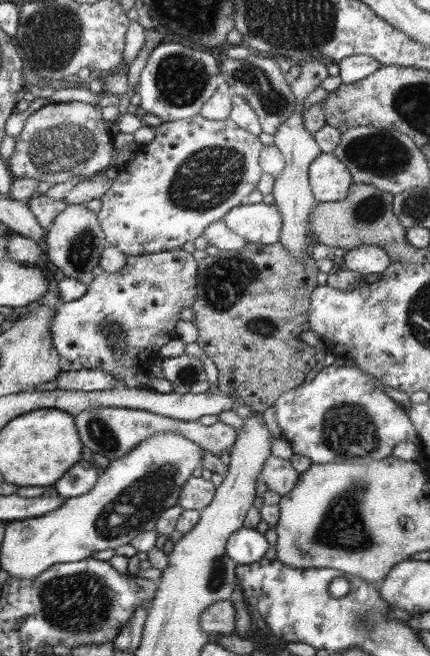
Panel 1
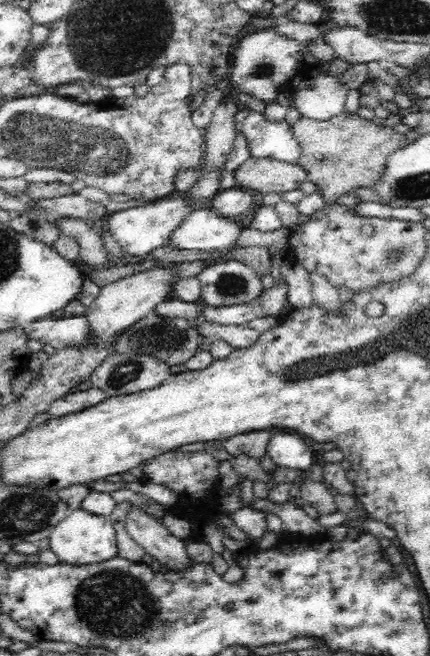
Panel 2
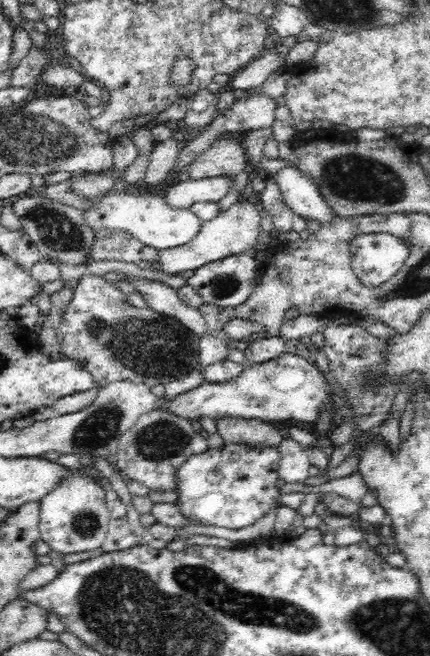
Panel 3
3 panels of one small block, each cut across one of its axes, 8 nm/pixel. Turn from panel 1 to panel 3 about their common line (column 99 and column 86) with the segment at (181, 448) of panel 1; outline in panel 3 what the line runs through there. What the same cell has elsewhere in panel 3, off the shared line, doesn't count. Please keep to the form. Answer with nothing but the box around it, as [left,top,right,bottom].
[39,470,111,555]

